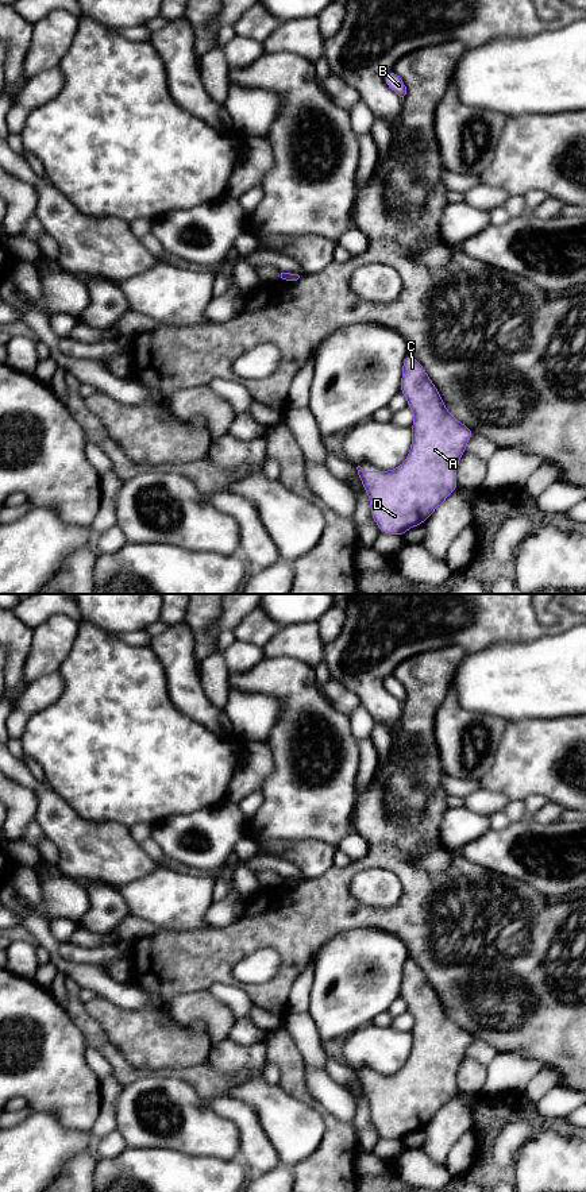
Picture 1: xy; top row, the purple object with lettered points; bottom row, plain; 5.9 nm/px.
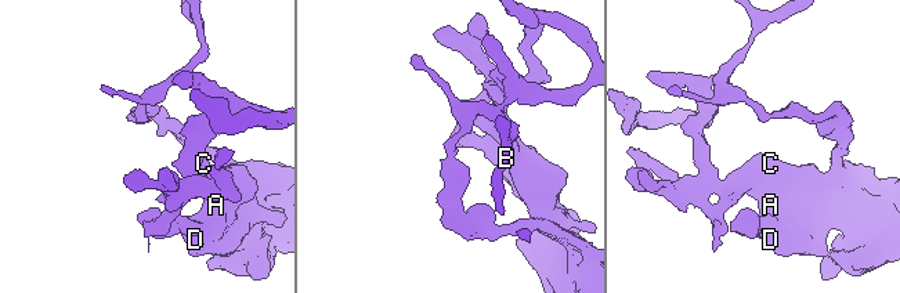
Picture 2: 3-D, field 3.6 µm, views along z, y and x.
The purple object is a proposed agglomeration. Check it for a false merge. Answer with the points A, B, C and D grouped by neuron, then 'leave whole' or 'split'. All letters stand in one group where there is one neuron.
A C D / B; split

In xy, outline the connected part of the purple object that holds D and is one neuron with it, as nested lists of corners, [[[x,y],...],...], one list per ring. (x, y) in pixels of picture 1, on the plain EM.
[[[410,958],[402,967],[400,996],[406,1002],[408,1012],[415,1019],[415,1026],[410,1030],[413,1045],[408,1062],[392,1076],[365,1076],[361,1071],[356,1075],[362,1091],[369,1099],[371,1122],[379,1137],[404,1141],[408,1134],[423,1130],[459,1091],[456,1072],[466,1057],[466,1049],[475,1037],[447,1015],[439,995],[421,968]]]

